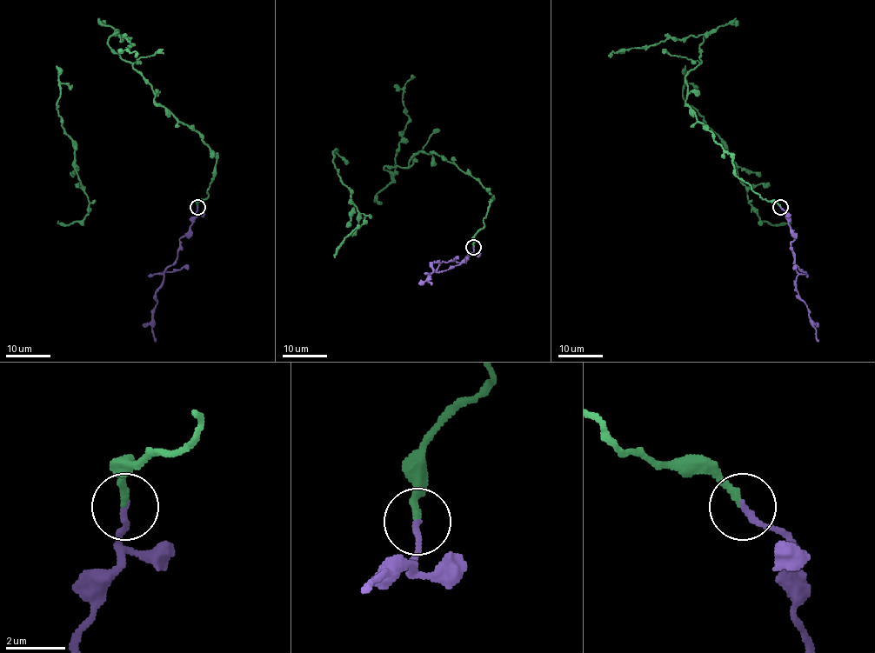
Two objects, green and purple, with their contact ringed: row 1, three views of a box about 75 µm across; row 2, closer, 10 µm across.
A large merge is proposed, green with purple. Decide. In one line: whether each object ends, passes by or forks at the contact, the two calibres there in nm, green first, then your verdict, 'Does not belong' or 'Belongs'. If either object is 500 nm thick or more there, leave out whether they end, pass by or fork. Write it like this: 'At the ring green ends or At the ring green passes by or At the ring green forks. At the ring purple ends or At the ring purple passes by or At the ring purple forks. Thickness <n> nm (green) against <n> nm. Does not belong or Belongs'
At the ring green ends. At the ring purple ends. Thickness 220 nm (green) against 200 nm. Belongs

